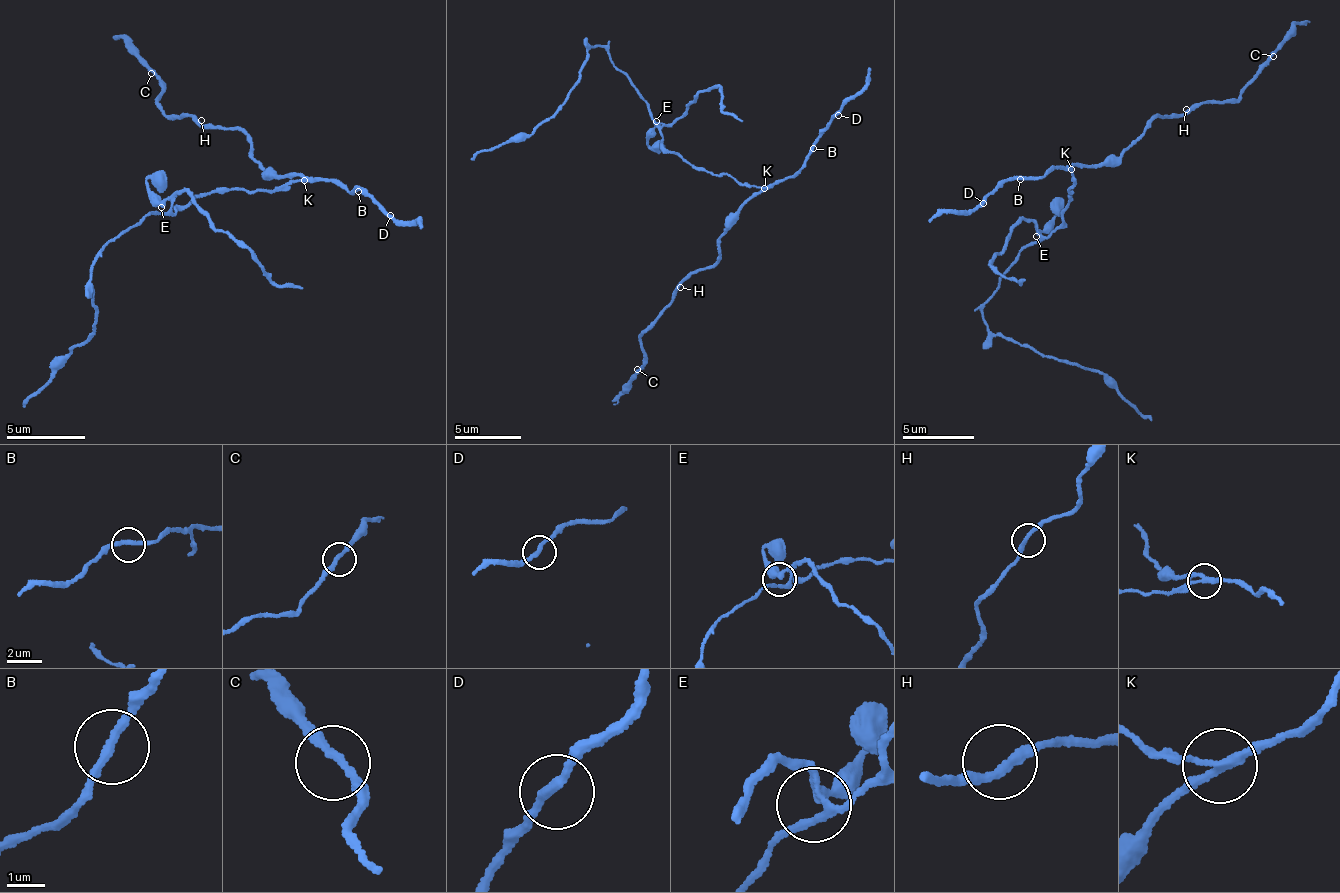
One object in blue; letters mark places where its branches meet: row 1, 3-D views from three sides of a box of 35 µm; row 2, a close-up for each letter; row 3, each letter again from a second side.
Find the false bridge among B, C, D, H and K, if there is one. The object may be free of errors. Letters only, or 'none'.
K

